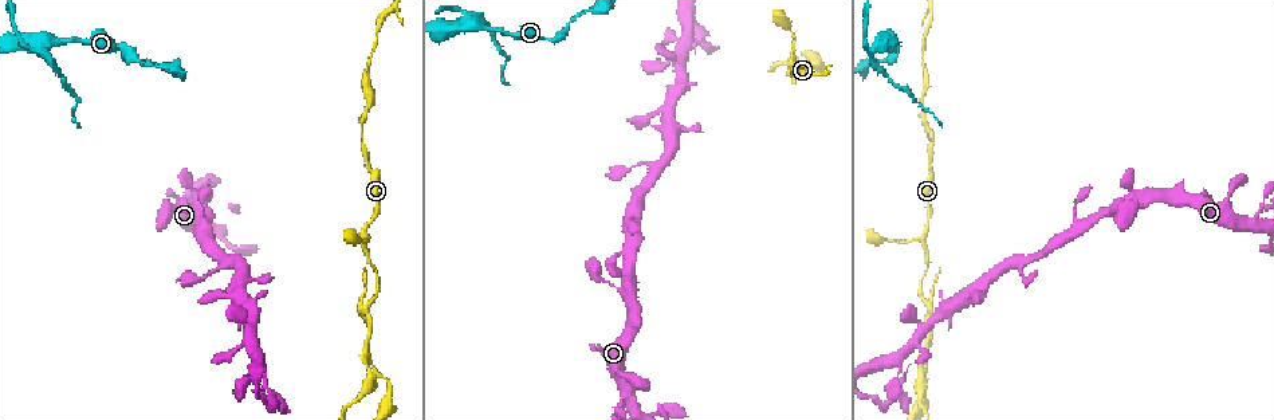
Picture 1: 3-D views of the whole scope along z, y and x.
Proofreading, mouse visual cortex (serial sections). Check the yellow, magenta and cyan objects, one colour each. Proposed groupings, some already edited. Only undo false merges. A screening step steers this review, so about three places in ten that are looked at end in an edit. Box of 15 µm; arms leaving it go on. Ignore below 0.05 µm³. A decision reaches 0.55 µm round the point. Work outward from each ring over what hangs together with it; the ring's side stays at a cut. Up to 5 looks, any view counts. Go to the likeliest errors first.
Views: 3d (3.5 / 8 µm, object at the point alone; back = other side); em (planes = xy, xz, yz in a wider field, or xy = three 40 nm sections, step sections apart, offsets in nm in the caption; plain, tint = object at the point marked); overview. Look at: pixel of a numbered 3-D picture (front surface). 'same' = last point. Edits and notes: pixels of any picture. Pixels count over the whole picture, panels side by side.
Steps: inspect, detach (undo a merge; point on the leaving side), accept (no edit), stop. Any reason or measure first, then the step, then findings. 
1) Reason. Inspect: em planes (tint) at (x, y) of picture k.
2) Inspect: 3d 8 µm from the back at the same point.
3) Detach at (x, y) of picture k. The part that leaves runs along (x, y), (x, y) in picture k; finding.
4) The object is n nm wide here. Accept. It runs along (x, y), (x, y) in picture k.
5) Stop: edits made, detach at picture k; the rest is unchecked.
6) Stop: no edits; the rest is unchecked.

Arms run side by side. Inspect: 3d 8 µm at (365, 352) of picture 1.

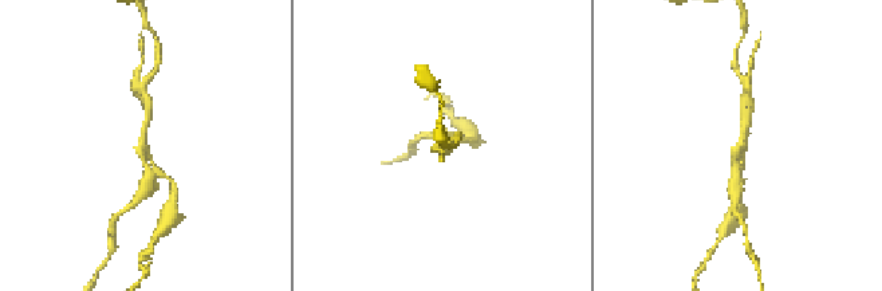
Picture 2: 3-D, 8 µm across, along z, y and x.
3 arms meet here; the arms are 150, 200, 200 nm wide. Inspect: em xy step 5 (tint) at (743, 144) of picture 2.

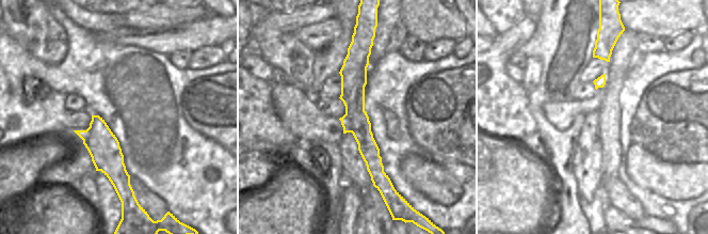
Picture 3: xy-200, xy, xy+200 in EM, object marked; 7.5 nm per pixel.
Detach at (173, 193) of picture 2. The part that leaves runs along (146, 146), (152, 164), (172, 181), (174, 191) in picture 2; a second cell is stuck on.

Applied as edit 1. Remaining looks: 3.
Looks like a crossing. Inspect: 3d 3.5 µm at (472, 25) of picture 1.

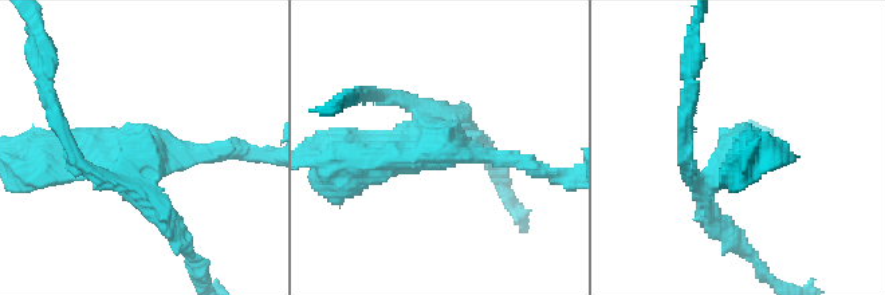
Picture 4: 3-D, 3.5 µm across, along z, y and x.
Inspect: em xy step 3 (plain) at (443, 142) of picture 4.

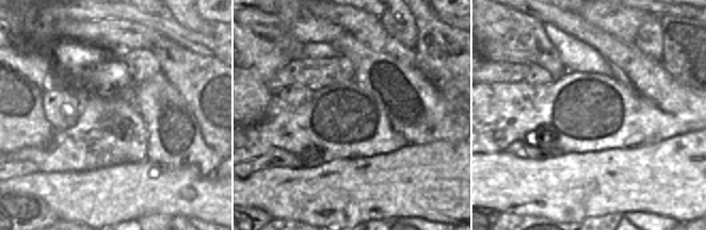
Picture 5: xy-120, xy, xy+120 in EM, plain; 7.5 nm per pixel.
With the object marked. Inspect: em xy step 3 (tint) at the same point.

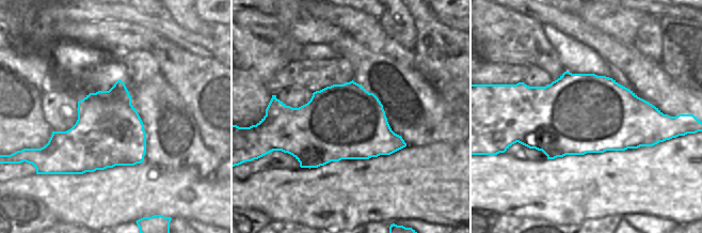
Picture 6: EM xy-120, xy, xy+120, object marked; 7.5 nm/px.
Detach at (169, 228) of picture 4. The part that leaves runs along (138, 188), (204, 279) in picture 4; two cells meet here.

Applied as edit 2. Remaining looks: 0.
Stop: edits made, detach at picture 2, detach at picture 4; the rest is unchecked.

